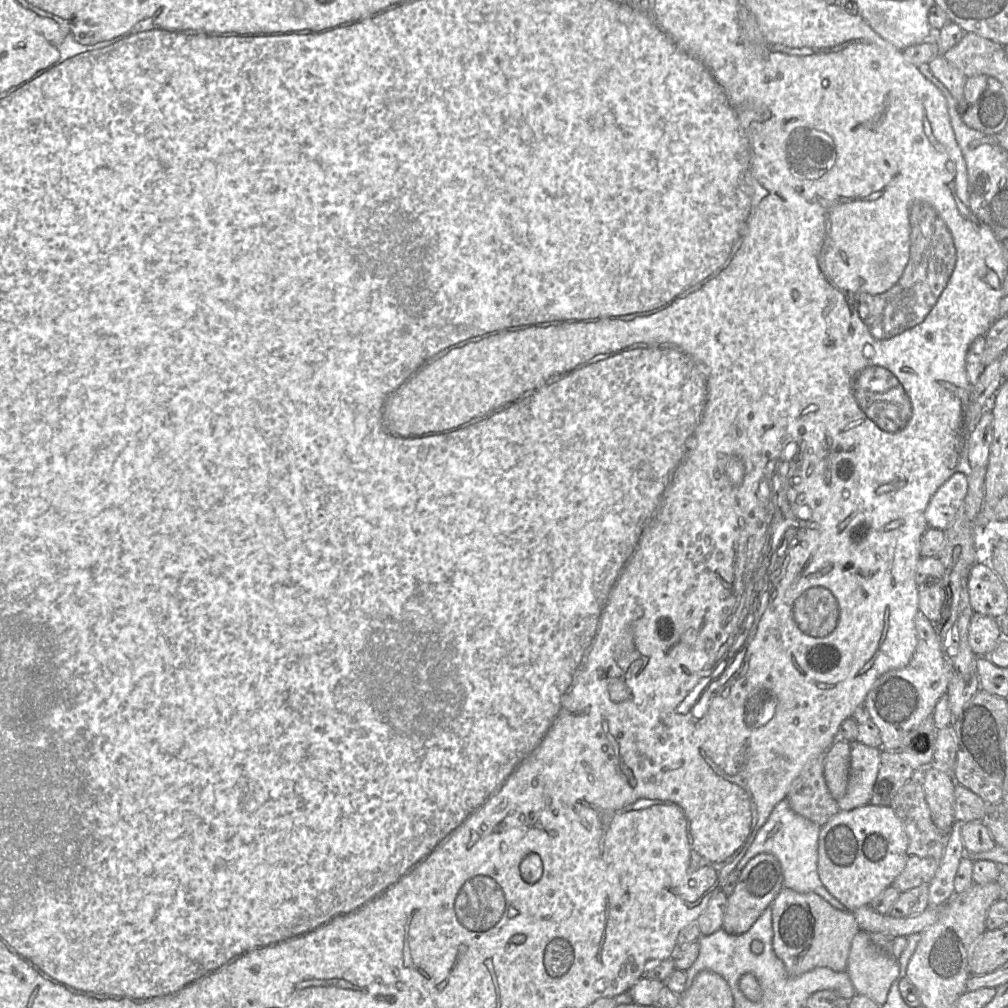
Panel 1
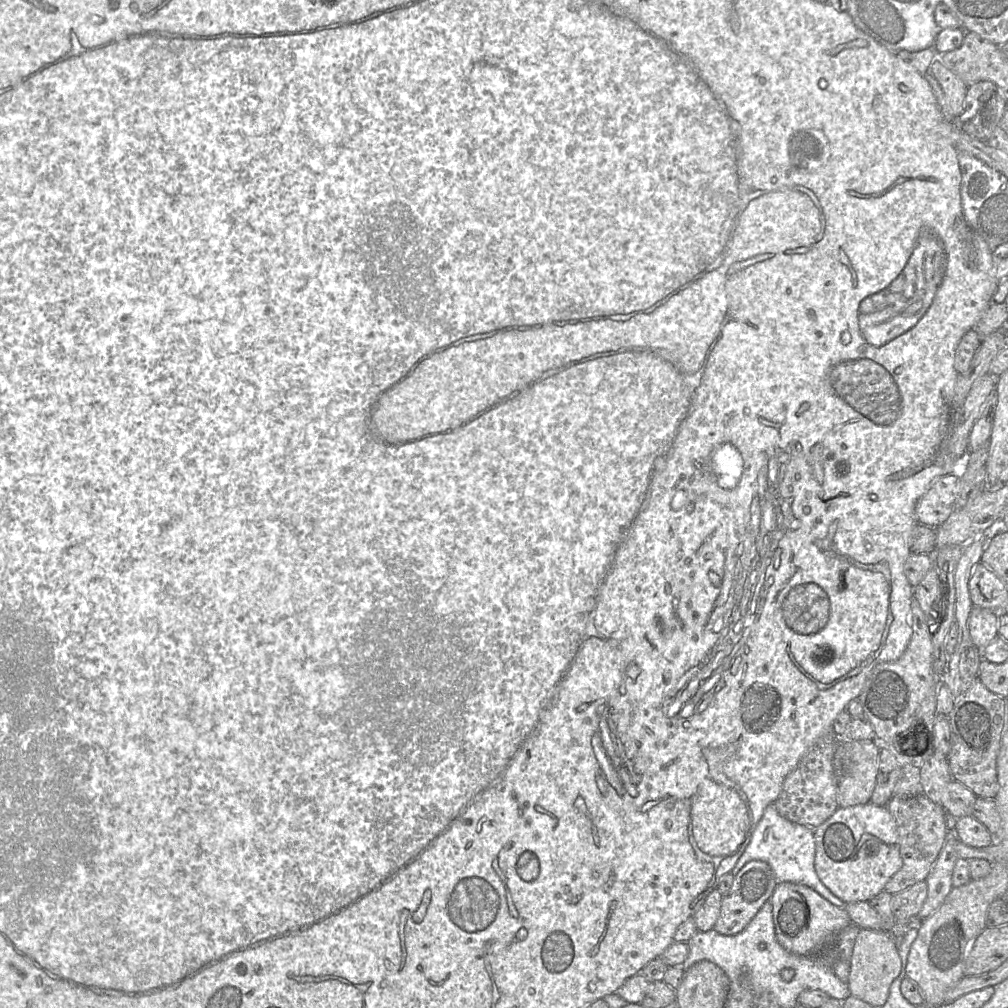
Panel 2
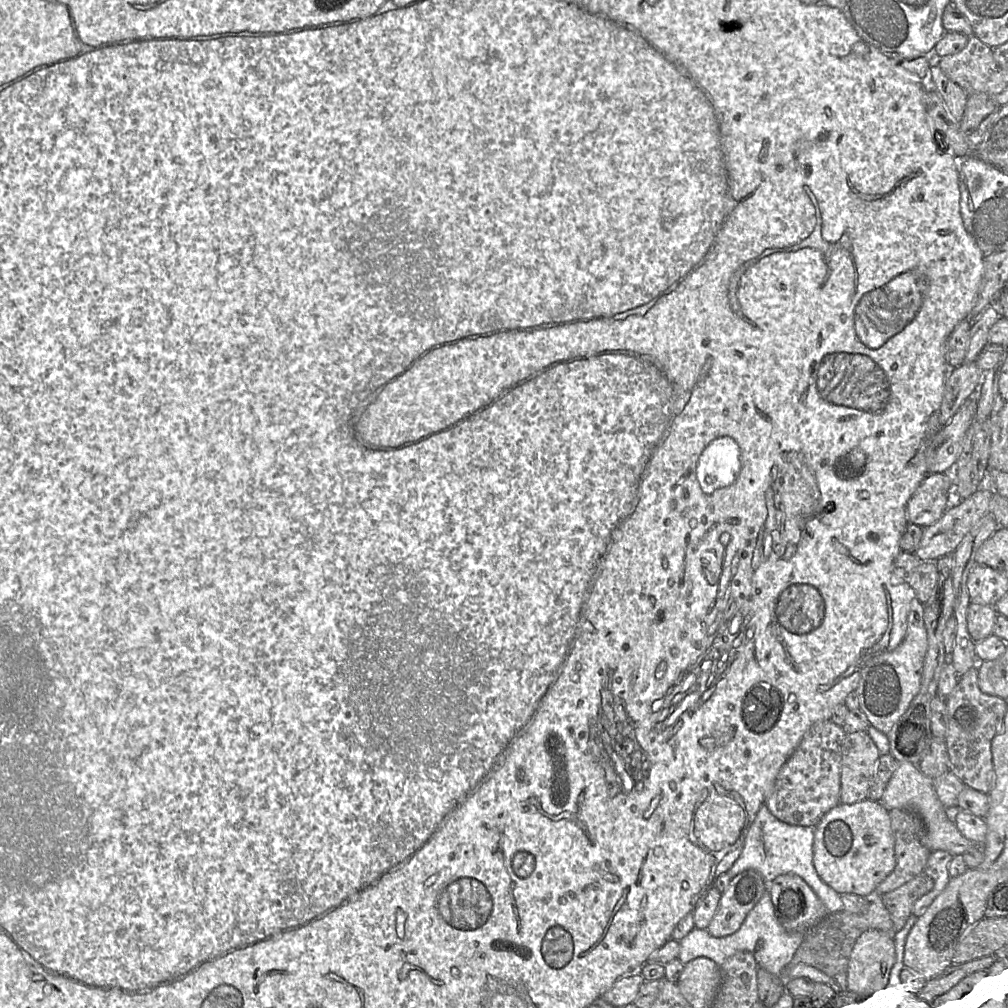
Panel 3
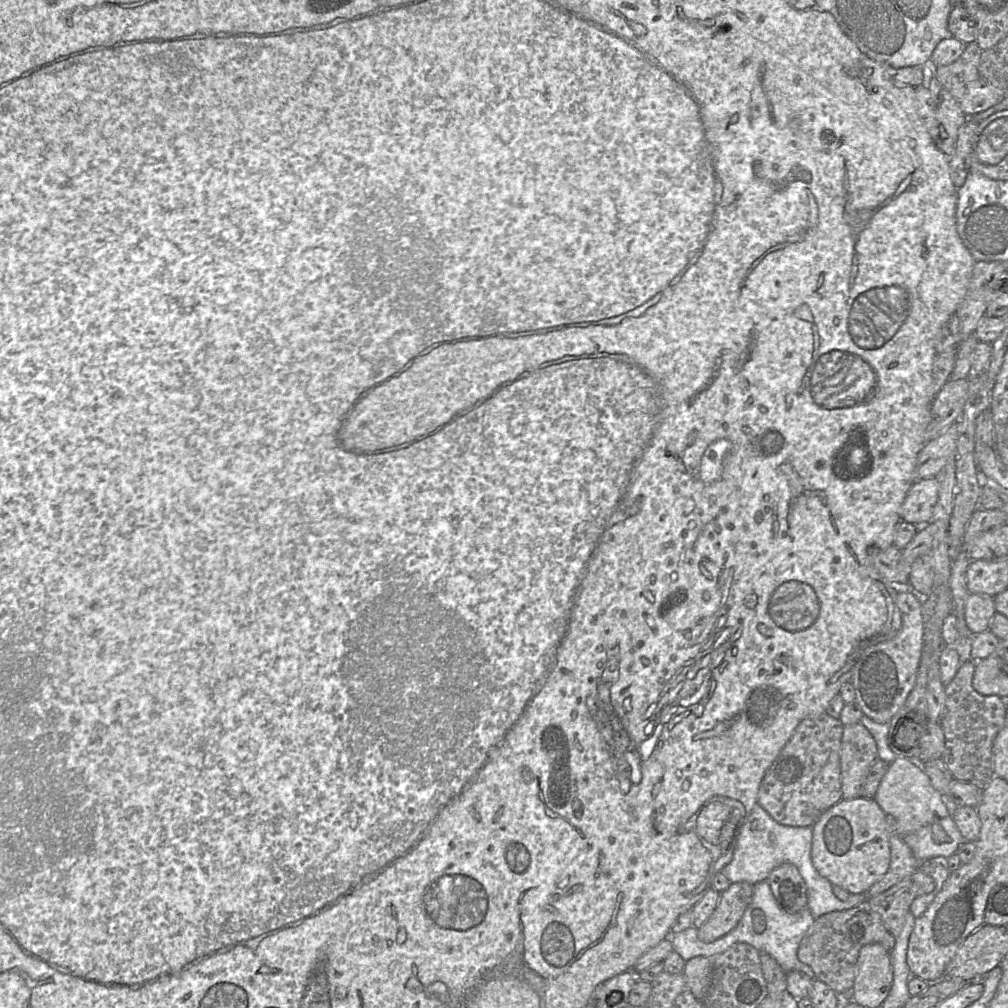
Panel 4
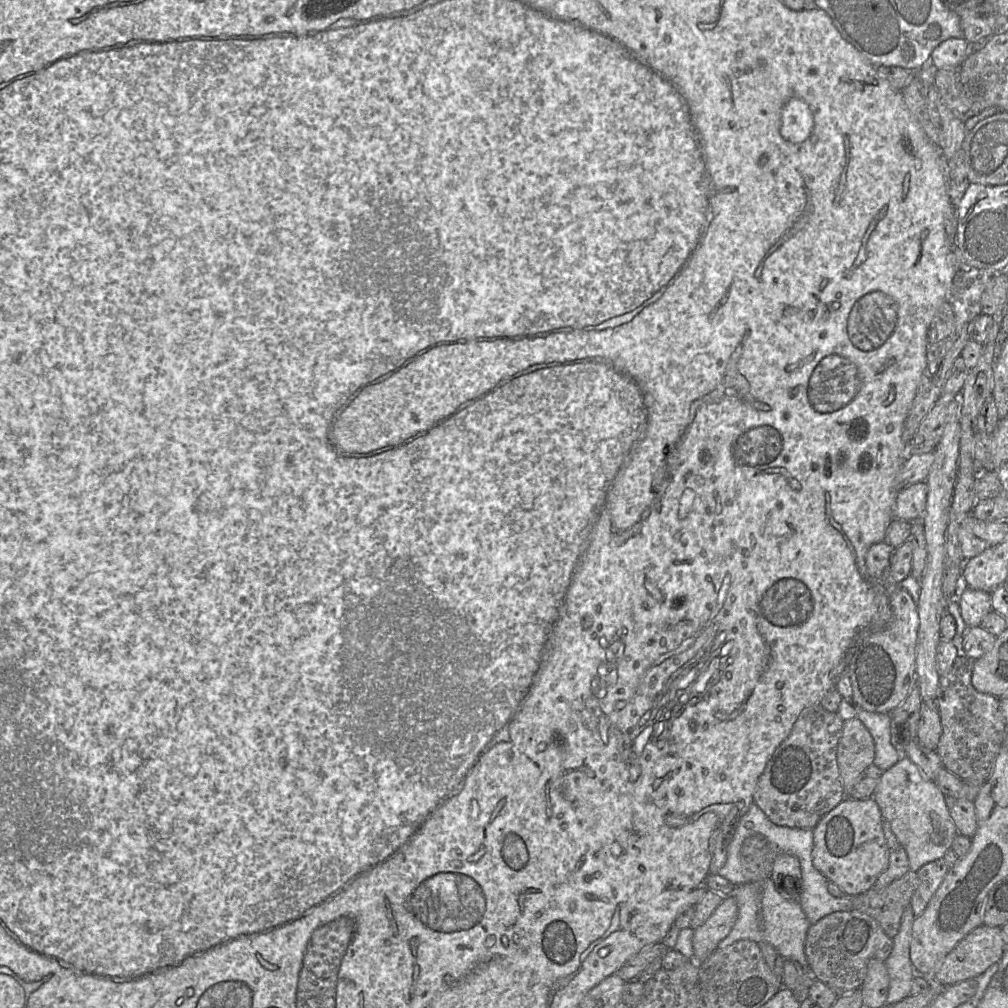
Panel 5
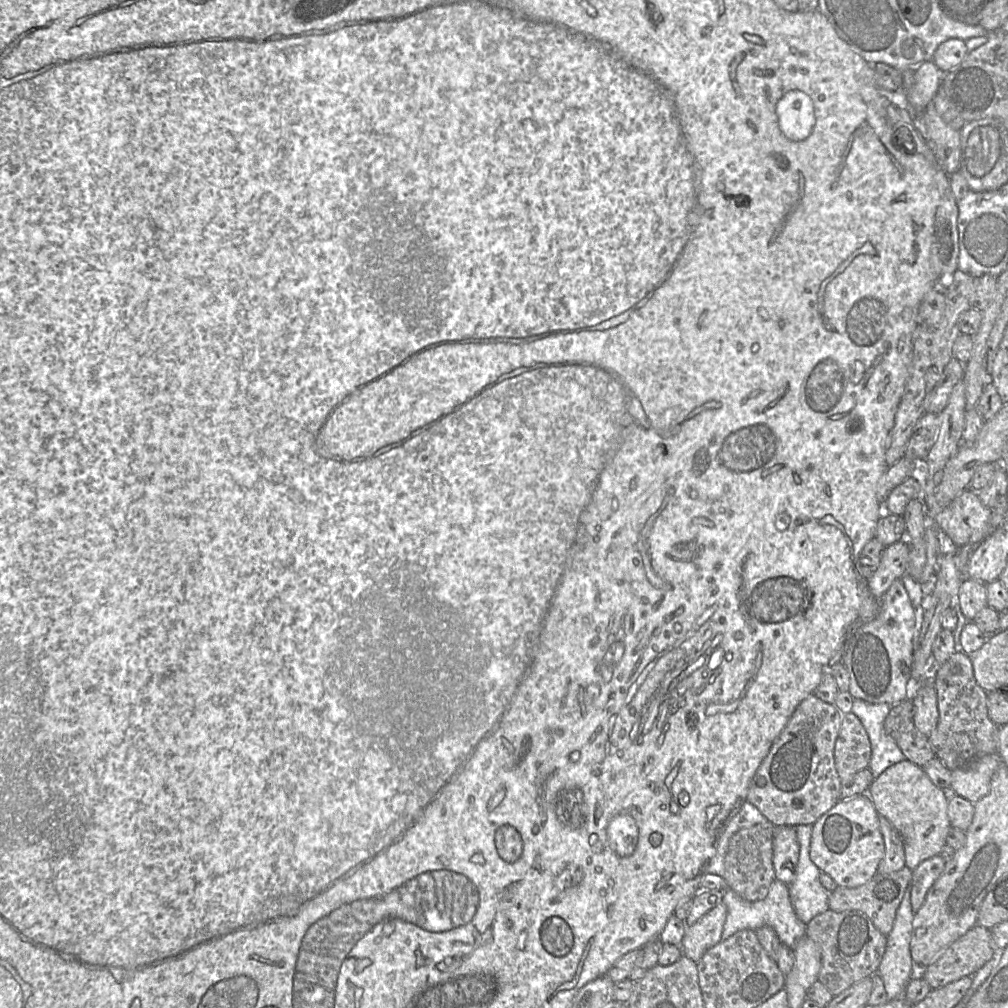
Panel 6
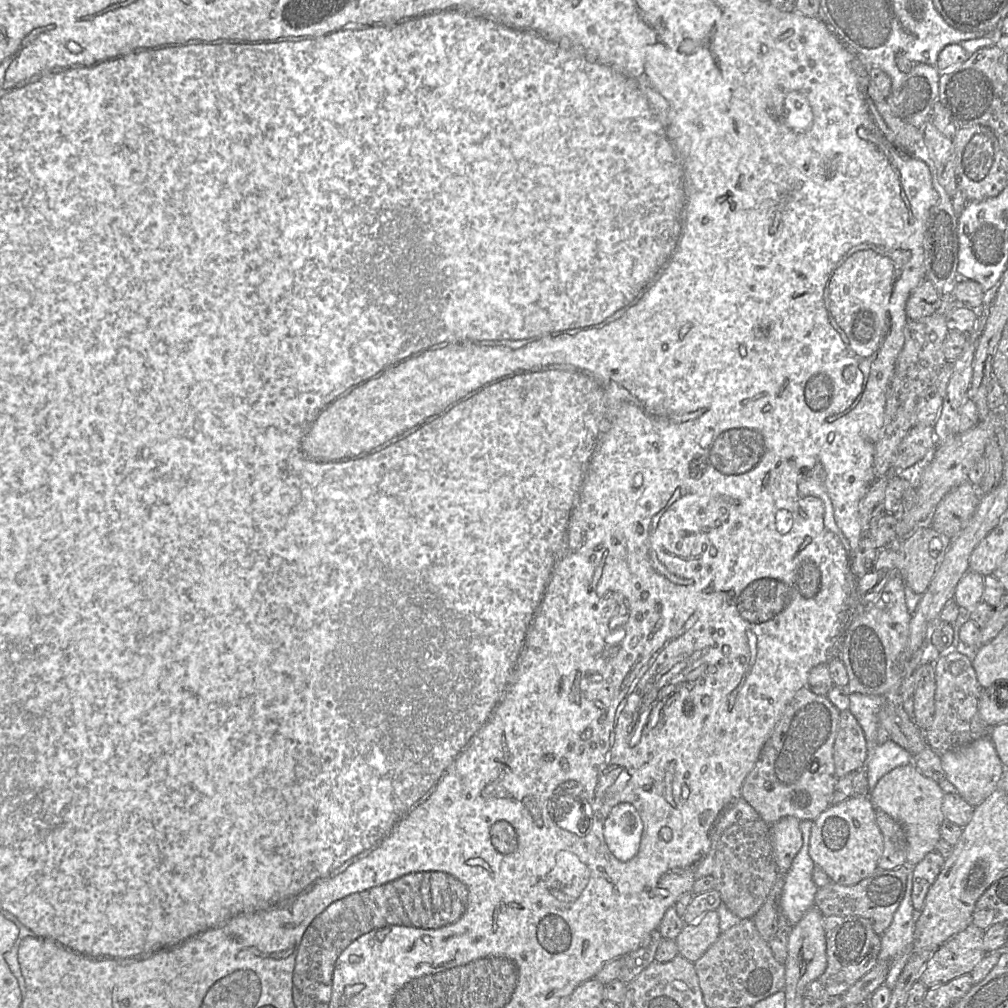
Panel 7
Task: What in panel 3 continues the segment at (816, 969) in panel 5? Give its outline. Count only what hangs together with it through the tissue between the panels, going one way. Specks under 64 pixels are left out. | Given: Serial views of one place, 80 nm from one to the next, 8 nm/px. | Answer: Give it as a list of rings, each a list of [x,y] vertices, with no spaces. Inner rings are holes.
[[[872,892],[864,899],[866,904],[860,913],[853,914],[846,911],[829,913],[810,927],[805,932],[804,939],[789,964],[789,968],[798,963],[804,963],[834,978],[839,973],[847,972],[853,947],[864,932],[879,930],[892,938],[895,943],[896,931],[881,895]]]

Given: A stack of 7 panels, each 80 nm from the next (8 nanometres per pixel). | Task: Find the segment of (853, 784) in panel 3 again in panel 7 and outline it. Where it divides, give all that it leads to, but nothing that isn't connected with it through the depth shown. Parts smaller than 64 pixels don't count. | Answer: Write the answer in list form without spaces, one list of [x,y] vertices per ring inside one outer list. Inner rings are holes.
[[[848,709],[840,712],[833,759],[838,778],[852,771],[865,769],[867,759],[865,735],[855,716]]]

